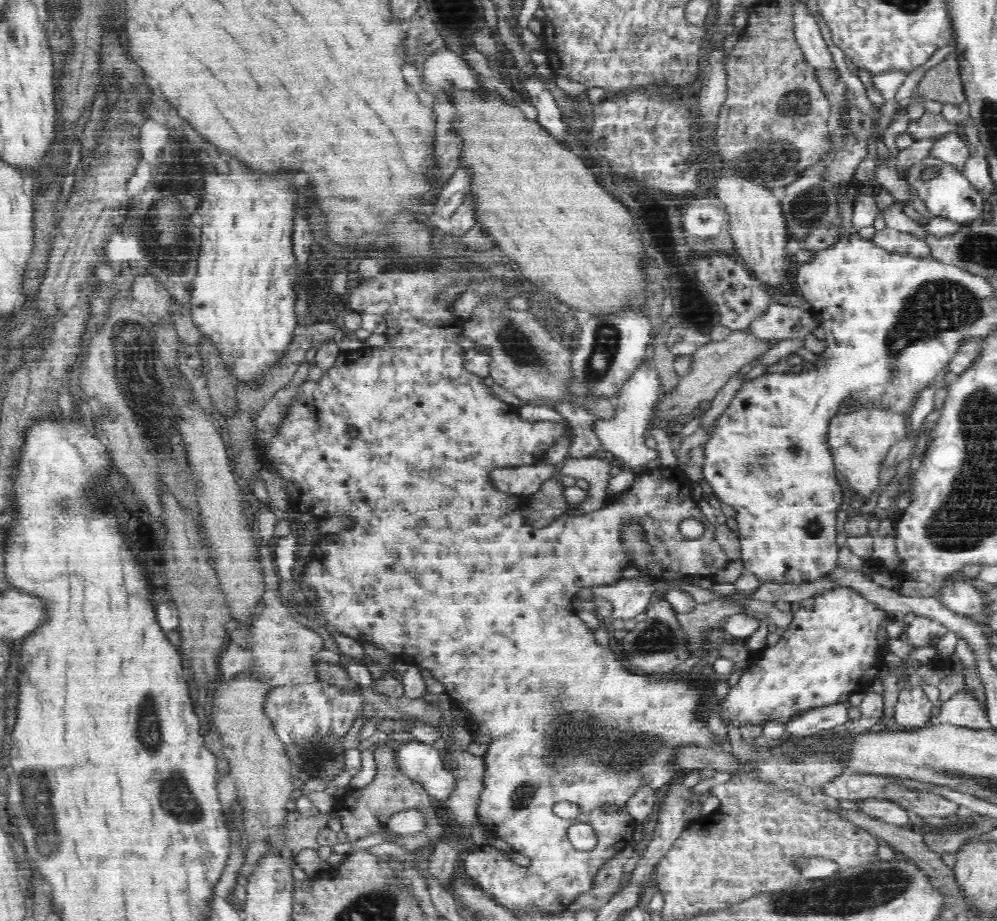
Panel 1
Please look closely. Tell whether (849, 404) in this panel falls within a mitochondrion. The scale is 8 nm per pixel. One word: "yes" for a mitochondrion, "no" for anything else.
no

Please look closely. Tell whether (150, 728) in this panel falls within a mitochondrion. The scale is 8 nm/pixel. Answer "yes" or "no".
yes

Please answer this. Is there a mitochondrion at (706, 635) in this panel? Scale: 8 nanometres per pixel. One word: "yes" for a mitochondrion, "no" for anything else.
yes

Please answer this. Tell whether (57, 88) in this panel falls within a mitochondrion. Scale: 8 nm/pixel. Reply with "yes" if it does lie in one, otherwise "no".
no

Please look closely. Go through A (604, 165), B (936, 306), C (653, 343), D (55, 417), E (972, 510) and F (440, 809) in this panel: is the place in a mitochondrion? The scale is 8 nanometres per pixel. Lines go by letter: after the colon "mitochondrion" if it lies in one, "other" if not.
A: other
B: mitochondrion
C: other
D: other
E: mitochondrion
F: other

